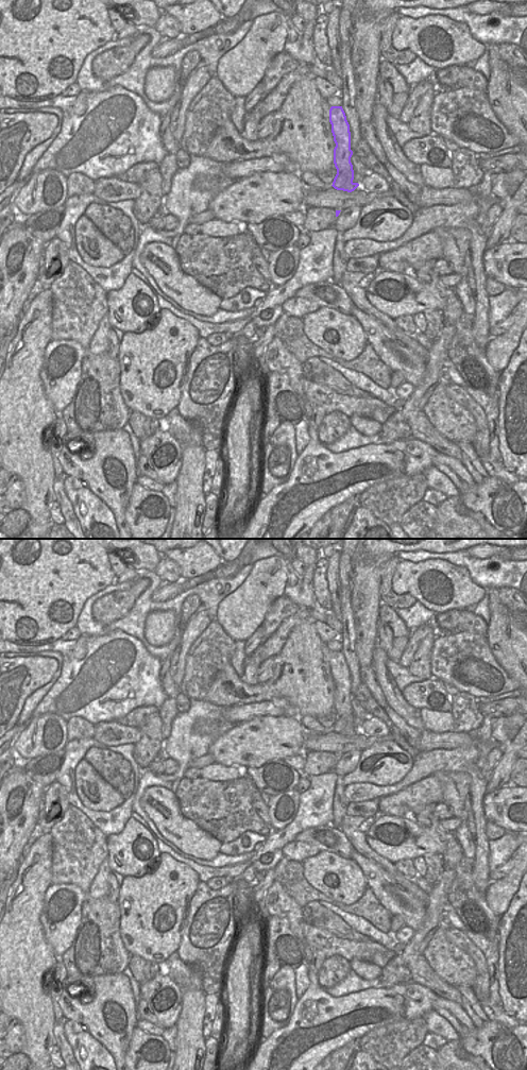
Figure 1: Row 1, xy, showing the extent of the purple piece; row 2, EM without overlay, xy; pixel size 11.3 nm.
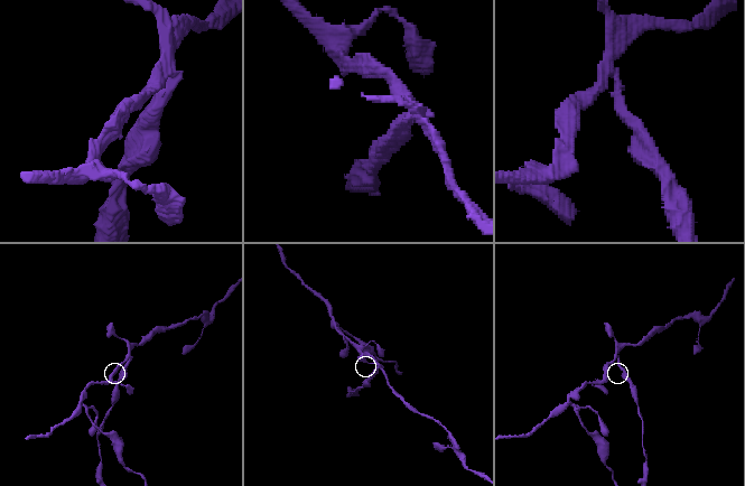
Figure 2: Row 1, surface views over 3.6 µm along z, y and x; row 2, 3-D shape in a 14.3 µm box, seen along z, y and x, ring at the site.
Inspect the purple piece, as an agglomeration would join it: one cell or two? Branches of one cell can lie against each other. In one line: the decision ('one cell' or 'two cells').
two cells

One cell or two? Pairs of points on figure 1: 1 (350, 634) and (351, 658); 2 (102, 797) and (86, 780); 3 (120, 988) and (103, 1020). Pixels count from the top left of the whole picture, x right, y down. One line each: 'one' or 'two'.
1: one
2: one
3: one

